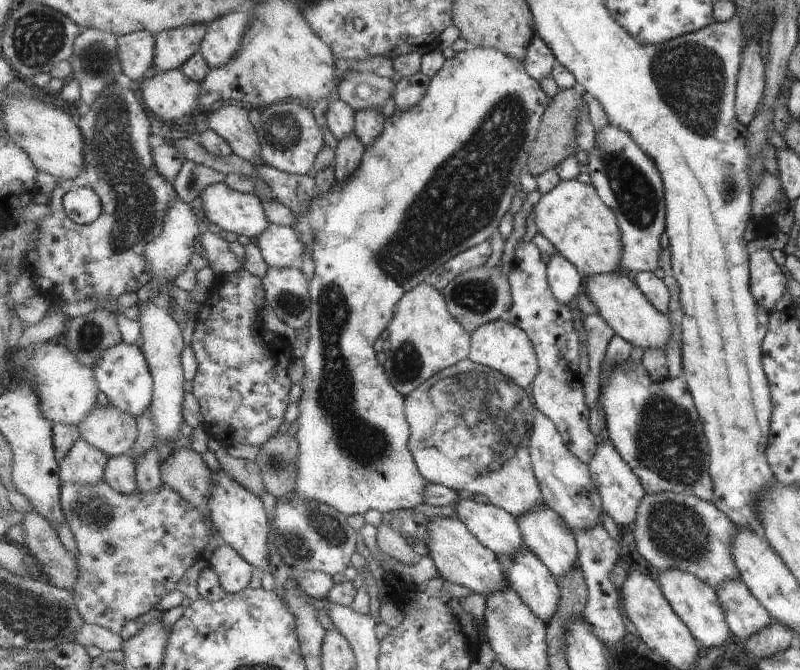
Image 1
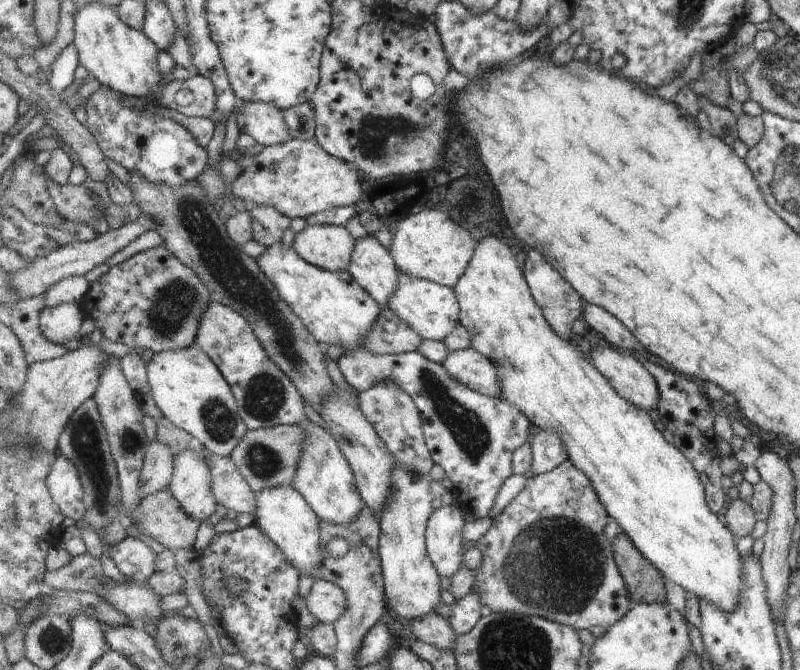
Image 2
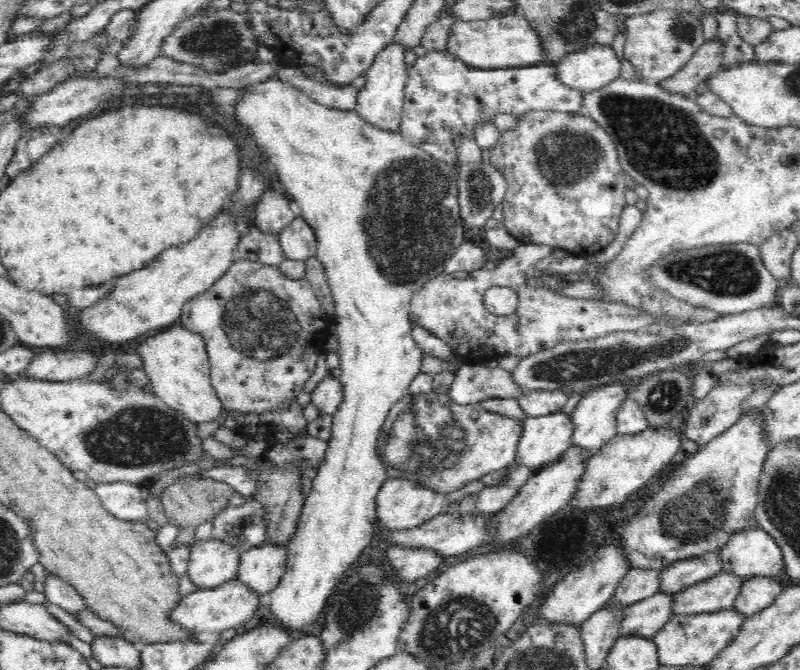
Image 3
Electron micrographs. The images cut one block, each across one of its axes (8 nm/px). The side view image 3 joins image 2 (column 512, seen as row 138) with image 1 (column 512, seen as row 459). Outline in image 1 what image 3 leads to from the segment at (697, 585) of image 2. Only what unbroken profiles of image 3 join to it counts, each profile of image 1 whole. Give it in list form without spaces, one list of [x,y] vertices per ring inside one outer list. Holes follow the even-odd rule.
[[[505,320],[489,322],[472,334],[470,359],[508,375],[509,379],[517,382],[517,385],[525,391],[530,390],[540,374],[539,359],[532,340],[519,326]]]

